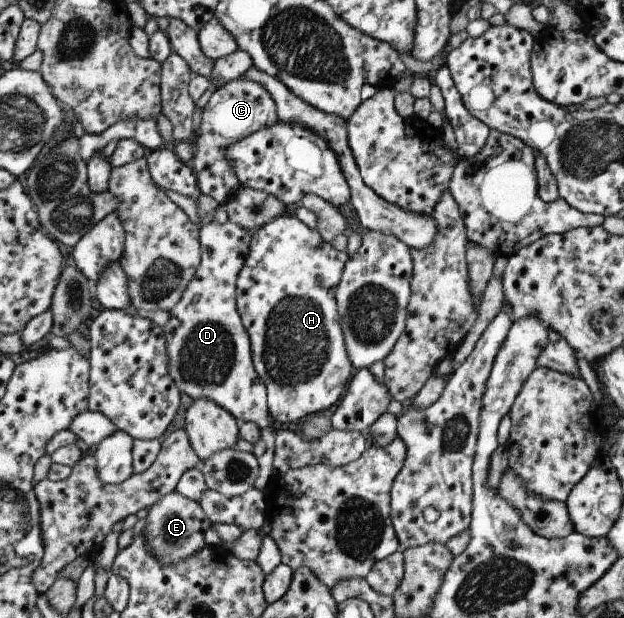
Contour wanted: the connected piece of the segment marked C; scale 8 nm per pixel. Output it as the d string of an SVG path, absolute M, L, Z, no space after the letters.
M236 79L224 86L217 87L202 108L199 134L193 136L191 145L193 157L188 162L196 179L200 195L213 198L218 205L225 205L231 196L231 188L239 188L230 165L225 161L224 148L237 140L246 138L261 127L277 121L276 107L267 90L256 81Z

